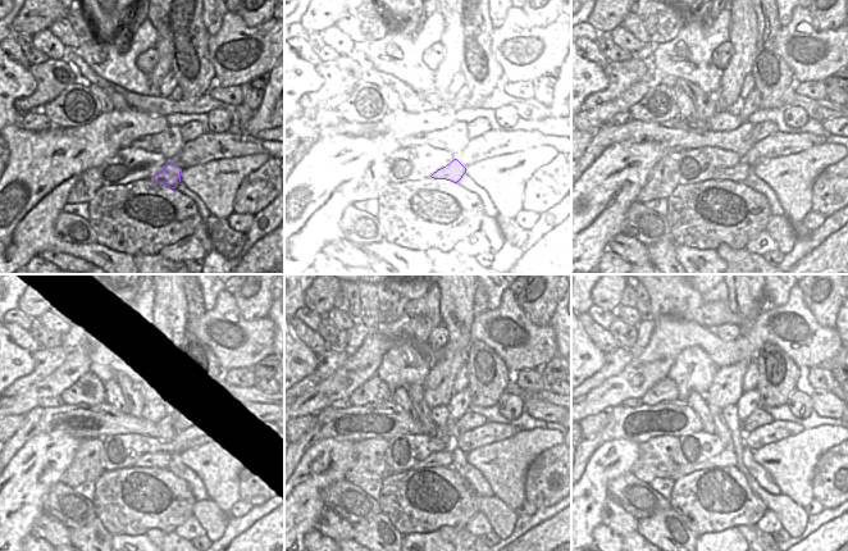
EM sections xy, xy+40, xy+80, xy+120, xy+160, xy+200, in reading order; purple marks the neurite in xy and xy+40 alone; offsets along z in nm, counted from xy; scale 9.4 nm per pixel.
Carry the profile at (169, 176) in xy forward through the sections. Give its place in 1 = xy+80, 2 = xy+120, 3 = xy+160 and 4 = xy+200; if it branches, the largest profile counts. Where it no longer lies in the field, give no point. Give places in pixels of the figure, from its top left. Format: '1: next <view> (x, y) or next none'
1: next xy+80 (739, 172)
2: next xy+120 (160, 459)
3: next xy+160 (443, 458)
4: next xy+200 (726, 458)

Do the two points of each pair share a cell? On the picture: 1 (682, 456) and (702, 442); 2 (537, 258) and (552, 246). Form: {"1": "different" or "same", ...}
{"1": "same", "2": "same"}

